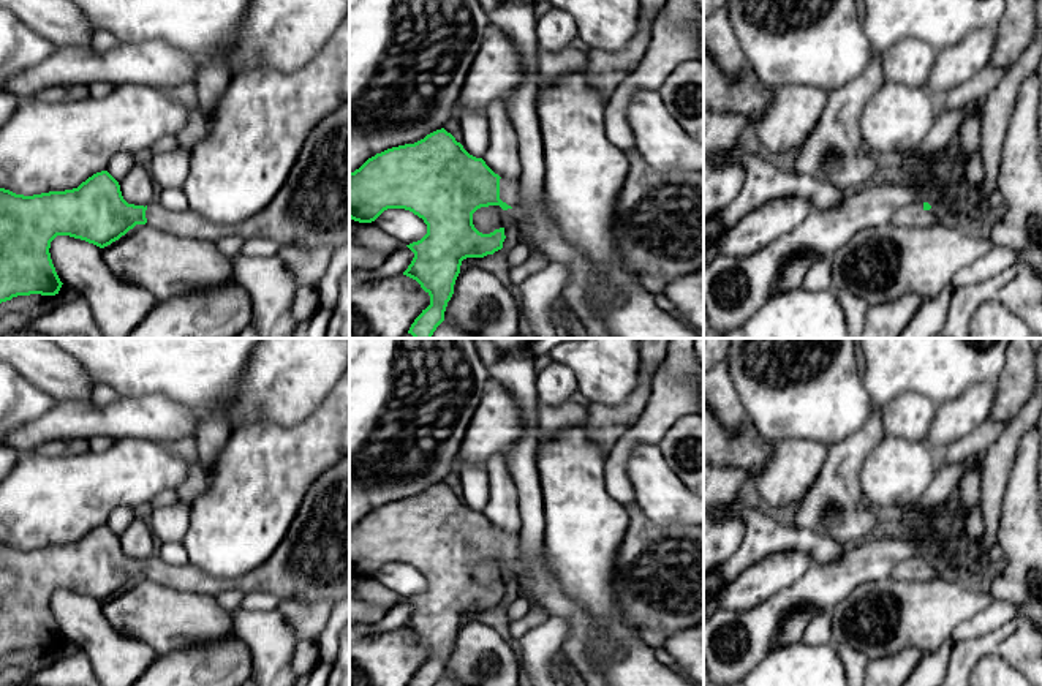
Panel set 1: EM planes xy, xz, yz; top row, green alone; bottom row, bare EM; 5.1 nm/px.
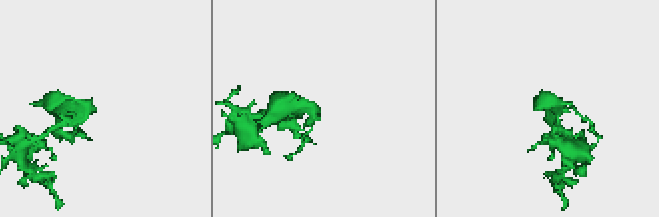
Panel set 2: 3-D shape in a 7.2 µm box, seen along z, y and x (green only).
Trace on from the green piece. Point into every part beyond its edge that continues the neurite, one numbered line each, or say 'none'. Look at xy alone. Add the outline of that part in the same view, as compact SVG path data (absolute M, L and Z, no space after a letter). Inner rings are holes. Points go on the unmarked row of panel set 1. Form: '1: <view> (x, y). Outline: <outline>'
1: xy (312, 563). Outline: M349 450L308 487L283 541L251 572L225 580L202 572L191 563L168 564L158 555L147 560L145 572L145 579L161 586L213 597L231 588L237 588L245 594L253 591L274 593L281 601L340 602L349 597Z

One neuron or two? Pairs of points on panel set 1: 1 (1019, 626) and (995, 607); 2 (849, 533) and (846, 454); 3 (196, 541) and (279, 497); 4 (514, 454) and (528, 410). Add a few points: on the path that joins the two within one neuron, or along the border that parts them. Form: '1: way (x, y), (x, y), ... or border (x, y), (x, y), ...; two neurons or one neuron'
1: border (1017, 615), (977, 636); two neurons
2: way (848, 514), (846, 473); one neuron
3: way (217, 541), (258, 501); one neuron
4: way (525, 443), (528, 440), (528, 421); one neuron

